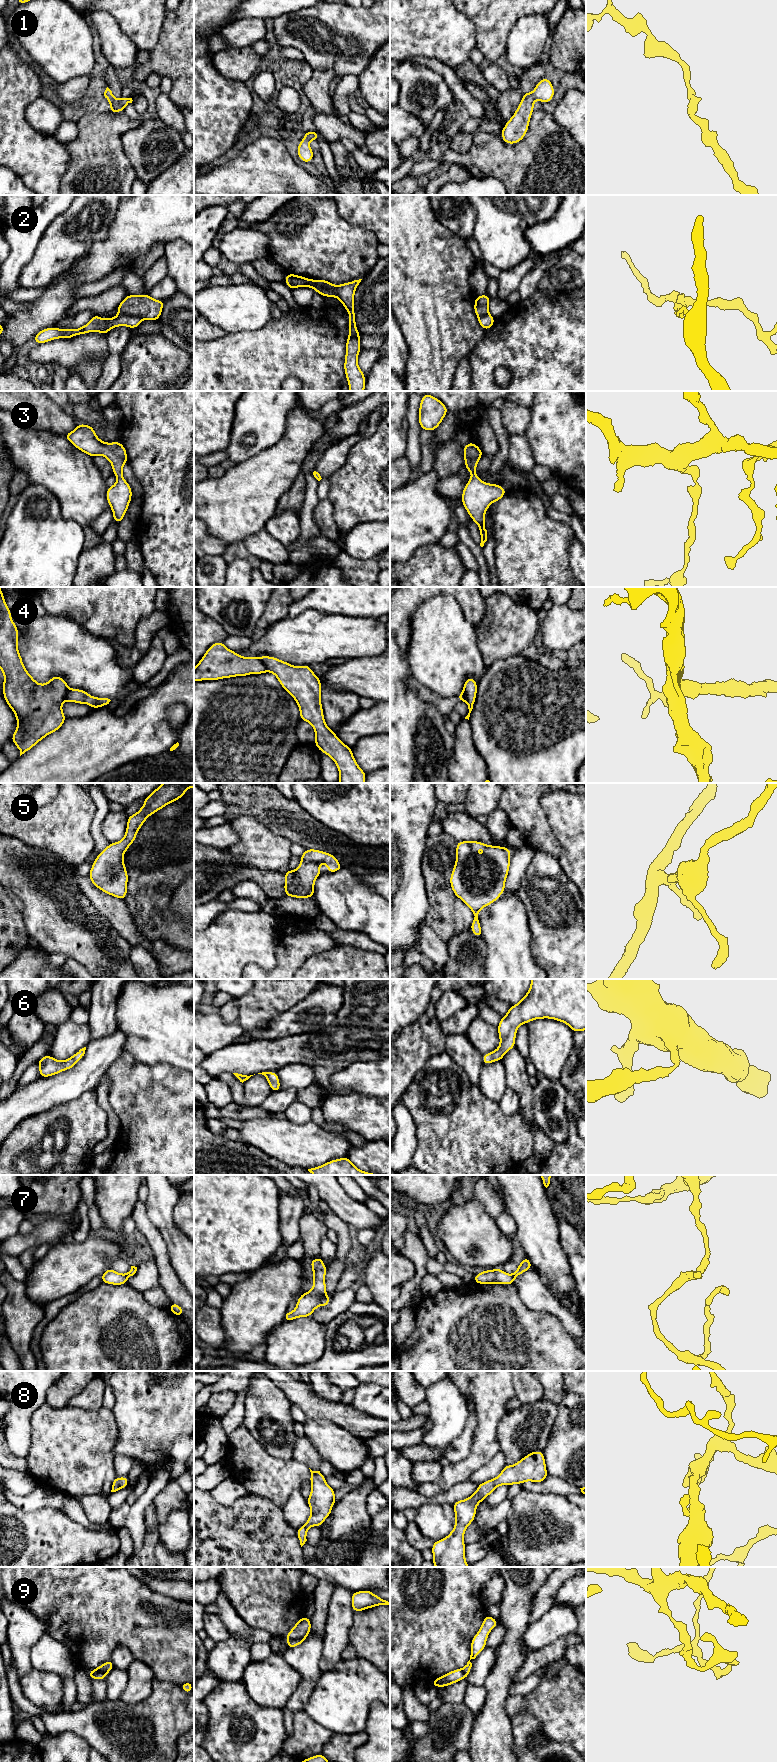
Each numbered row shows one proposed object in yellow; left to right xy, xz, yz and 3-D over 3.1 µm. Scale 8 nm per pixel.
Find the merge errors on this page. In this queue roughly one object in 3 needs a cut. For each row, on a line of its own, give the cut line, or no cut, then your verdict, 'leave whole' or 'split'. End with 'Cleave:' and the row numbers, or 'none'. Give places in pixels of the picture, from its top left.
1: no cut | leave whole
2: xz (316, 280), (331, 289), (336, 296) | split
3: no cut | leave whole
4: xz (258, 657), (267, 670) | split
5: no cut | leave whole
6: no cut | leave whole
7: xz (323, 1295), (319, 1304) | split
8: no cut | leave whole
9: xz (306, 1636), (300, 1639), (288, 1640) | split
Cleave: 2, 4, 7, 9

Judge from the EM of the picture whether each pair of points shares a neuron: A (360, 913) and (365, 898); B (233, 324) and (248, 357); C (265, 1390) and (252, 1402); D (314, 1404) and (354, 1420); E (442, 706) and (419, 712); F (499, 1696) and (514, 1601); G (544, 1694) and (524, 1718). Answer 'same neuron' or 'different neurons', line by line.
A: same neuron
B: different neurons
C: same neuron
D: same neuron
E: different neurons
F: same neuron
G: different neurons

